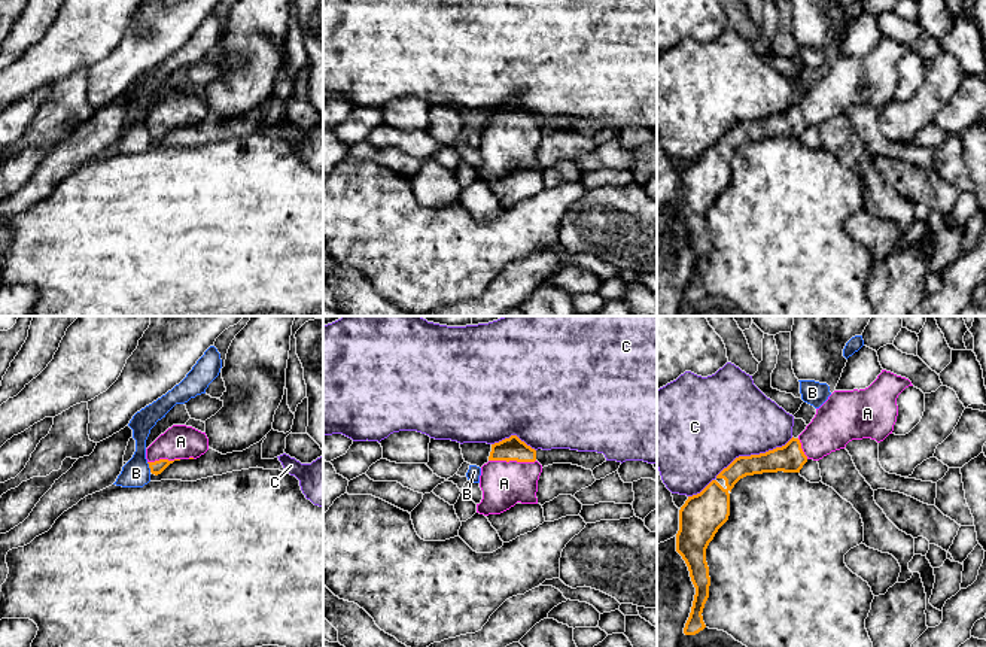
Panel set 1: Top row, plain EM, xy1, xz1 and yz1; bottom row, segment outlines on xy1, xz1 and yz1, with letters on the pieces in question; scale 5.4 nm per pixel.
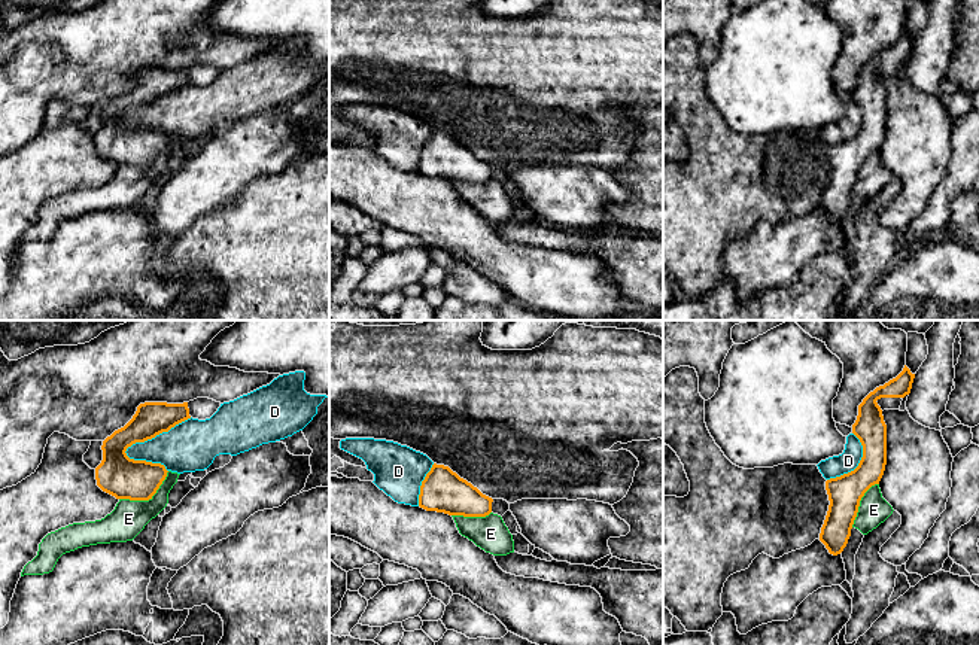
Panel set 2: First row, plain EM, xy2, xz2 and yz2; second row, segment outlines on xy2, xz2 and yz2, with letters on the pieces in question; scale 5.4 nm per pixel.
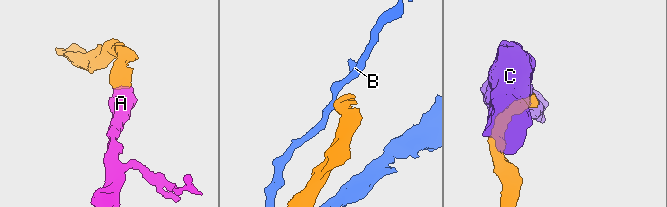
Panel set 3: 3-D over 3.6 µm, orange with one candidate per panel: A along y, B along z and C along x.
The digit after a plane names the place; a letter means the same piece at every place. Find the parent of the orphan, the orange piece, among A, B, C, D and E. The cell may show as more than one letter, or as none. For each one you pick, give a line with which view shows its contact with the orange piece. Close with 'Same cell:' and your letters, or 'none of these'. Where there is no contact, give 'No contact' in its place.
A: Touches orange in xz1
Same cell: A

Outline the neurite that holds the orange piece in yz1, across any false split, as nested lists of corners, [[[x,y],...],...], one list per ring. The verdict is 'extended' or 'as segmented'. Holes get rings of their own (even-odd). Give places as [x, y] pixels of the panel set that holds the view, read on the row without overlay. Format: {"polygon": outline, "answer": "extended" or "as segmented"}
{"polygon": [[[882,36],[865,55],[834,57],[797,104],[766,119],[736,124],[700,160],[688,162],[679,176],[676,200],[676,218],[685,227],[696,253],[685,301],[706,294],[702,282],[710,252],[706,215],[728,186],[734,151],[754,140],[800,139],[809,125],[819,127],[852,106],[883,107],[897,88],[897,64],[909,52],[913,52],[909,45]]], "answer": "extended"}

